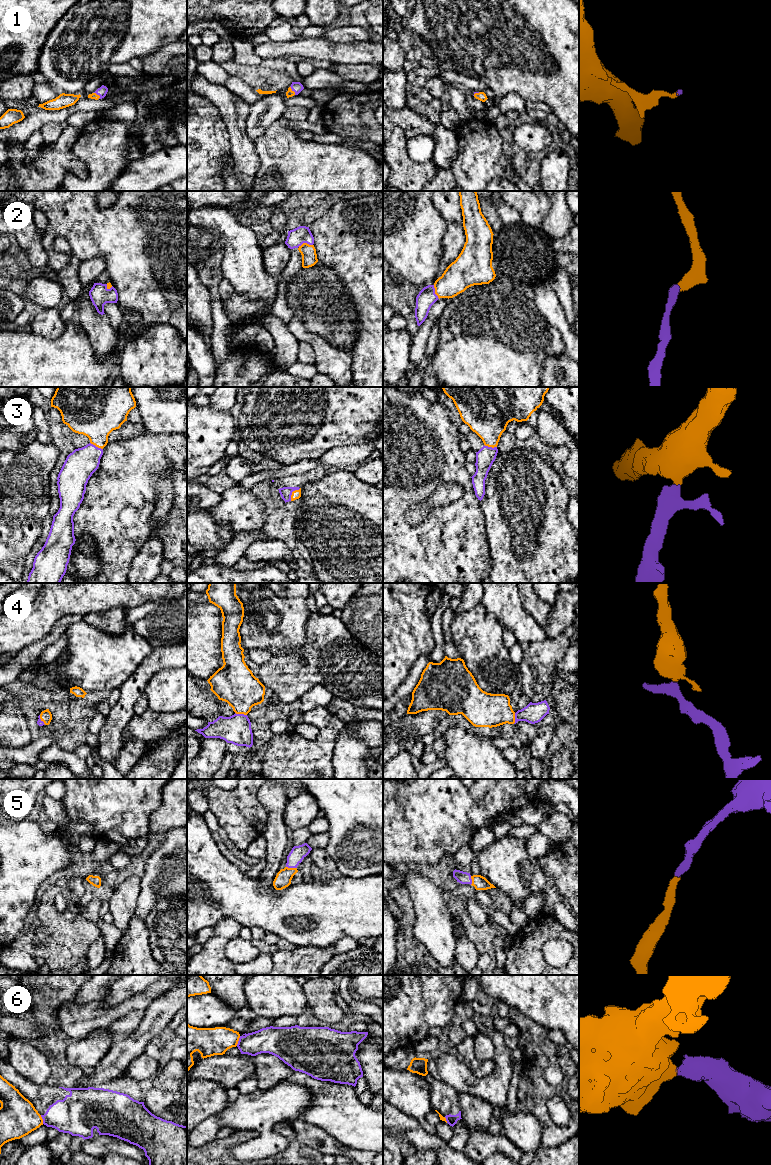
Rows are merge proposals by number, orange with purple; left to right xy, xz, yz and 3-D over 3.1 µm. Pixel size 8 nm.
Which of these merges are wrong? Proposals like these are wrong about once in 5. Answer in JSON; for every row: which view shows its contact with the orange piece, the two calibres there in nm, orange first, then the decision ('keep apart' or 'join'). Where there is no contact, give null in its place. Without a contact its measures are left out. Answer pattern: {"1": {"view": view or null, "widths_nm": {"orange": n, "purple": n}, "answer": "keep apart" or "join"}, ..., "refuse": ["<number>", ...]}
{"1": {"view": "xz", "widths_nm": {"orange": 60, "purple": 90}, "answer": "join"}, "2": {"view": "xz", "widths_nm": {"orange": 130, "purple": 140}, "answer": "join"}, "3": {"view": "xz", "widths_nm": {"orange": 70, "purple": 90}, "answer": "join"}, "4": {"view": "xz", "widths_nm": {"orange": 320, "purple": 240}, "answer": "join"}, "5": {"view": "xz", "widths_nm": {"orange": 130, "purple": 120}, "answer": "join"}, "6": {"view": "xz", "widths_nm": {"orange": 220, "purple": 200}, "answer": "keep apart"}, "refuse": ["6"]}

